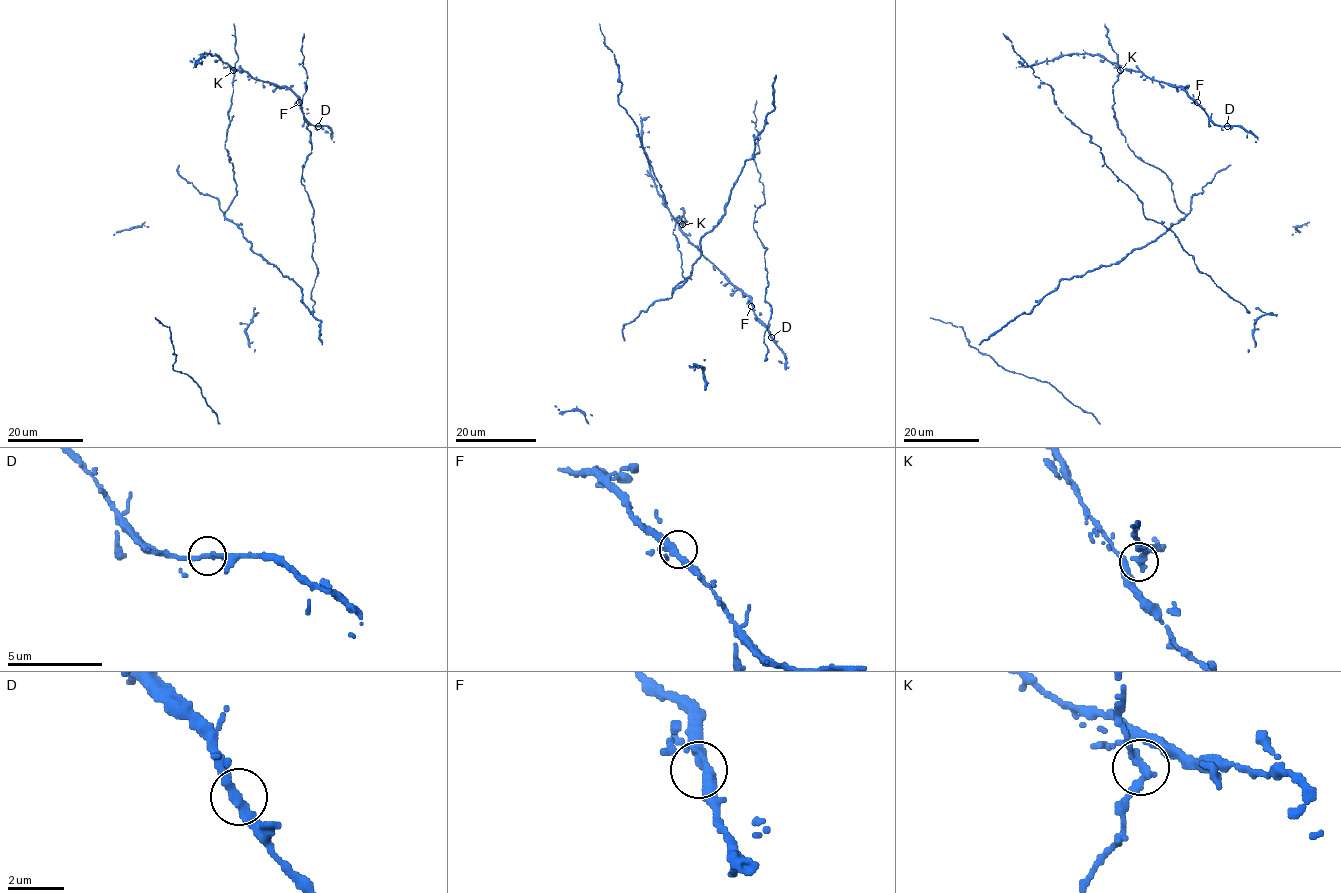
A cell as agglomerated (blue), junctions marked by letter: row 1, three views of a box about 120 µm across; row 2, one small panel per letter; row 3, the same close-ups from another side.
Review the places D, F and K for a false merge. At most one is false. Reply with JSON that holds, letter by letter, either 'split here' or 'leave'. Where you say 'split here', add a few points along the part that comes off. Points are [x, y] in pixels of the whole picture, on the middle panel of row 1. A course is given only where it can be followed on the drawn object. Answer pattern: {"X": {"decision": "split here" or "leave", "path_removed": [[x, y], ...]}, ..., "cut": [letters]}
{"D": {"decision": "leave"}, "F": {"decision": "leave"}, "K": {"decision": "split here", "path_removed": [[682, 224], [679, 216], [673, 233], [685, 280], [672, 292], [753, 156], [774, 107], [775, 75]]}, "cut": ["K"]}

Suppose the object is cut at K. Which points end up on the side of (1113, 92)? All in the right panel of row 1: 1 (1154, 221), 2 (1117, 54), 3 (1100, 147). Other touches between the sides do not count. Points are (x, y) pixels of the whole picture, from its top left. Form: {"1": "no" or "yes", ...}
{"1": "no", "2": "yes", "3": "no"}

